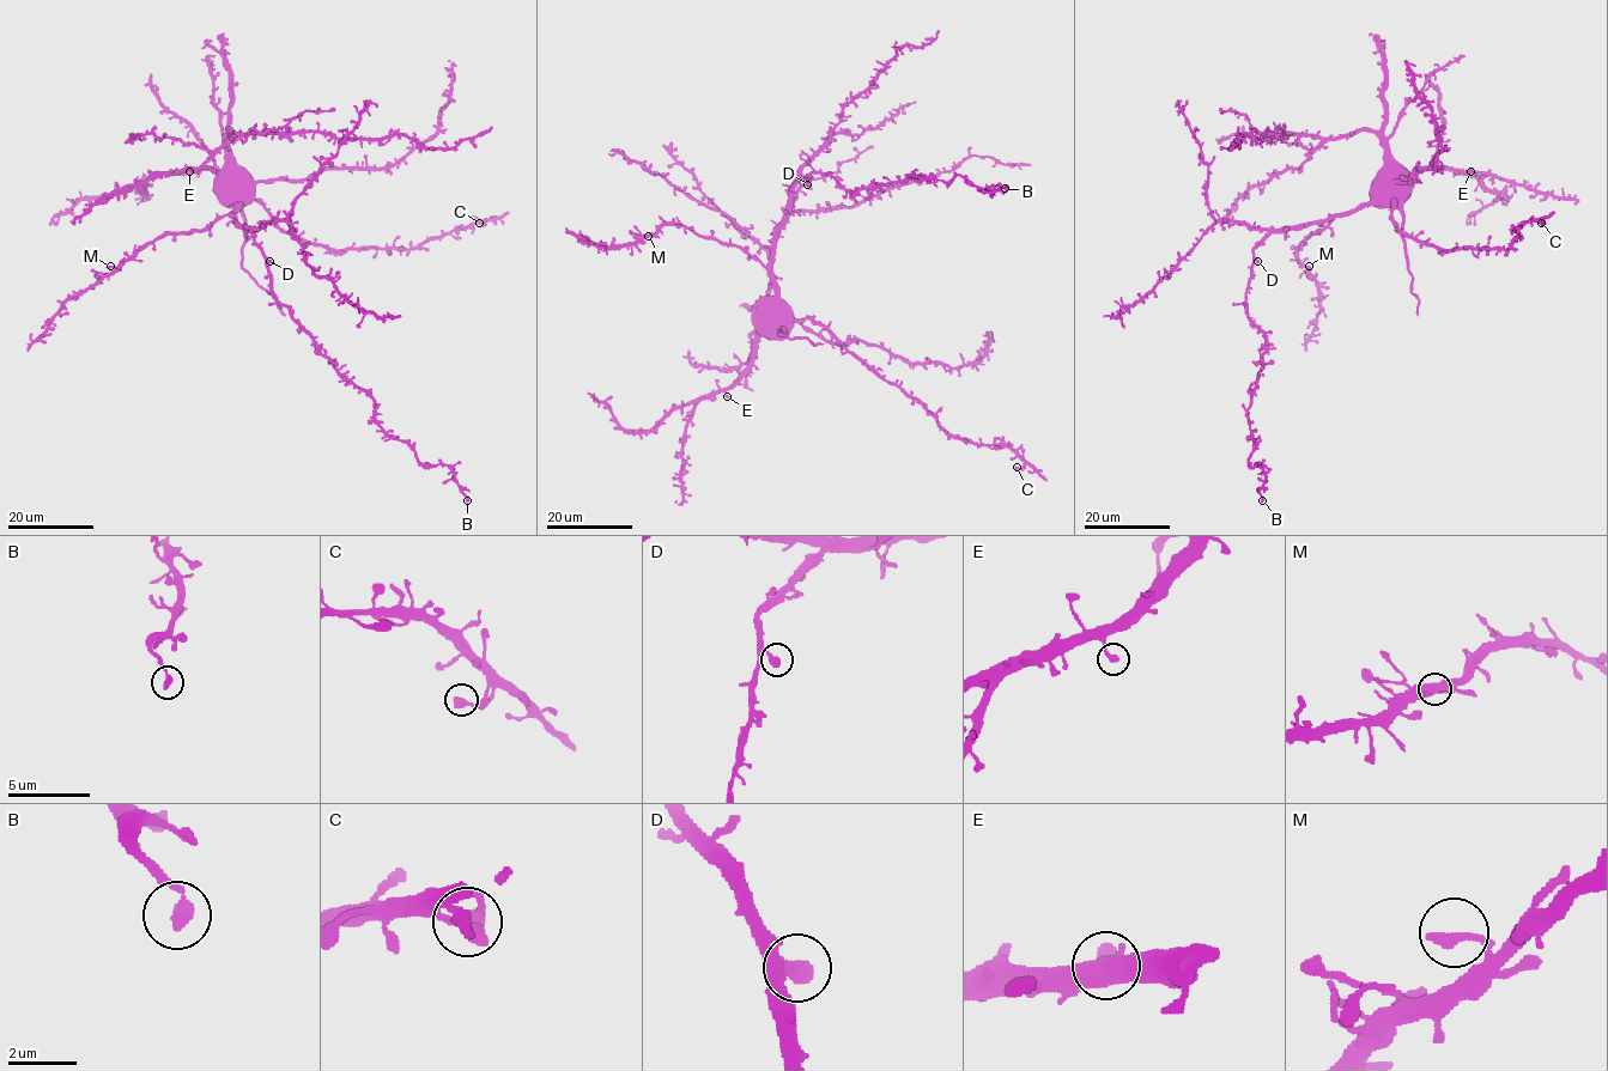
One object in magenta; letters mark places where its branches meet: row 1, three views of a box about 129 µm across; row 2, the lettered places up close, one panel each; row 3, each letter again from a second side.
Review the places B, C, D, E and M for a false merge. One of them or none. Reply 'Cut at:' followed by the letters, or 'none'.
Cut at: none

